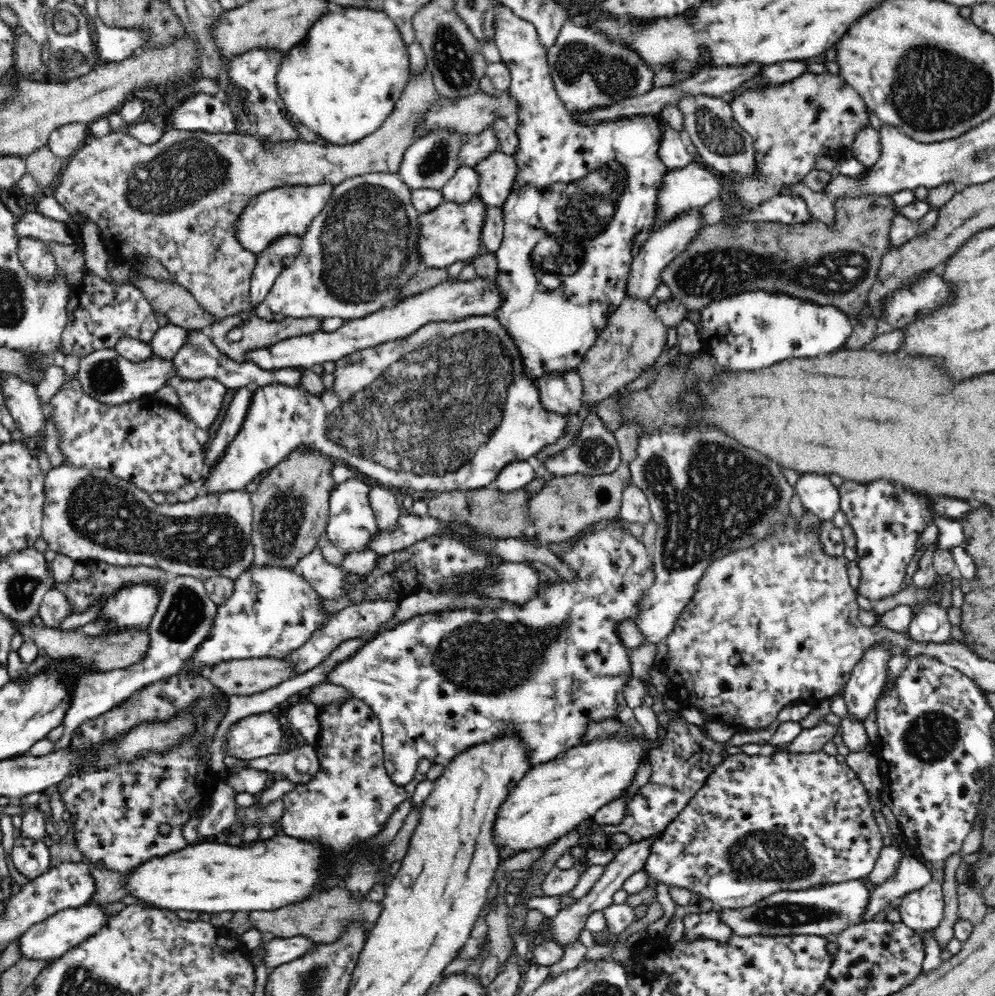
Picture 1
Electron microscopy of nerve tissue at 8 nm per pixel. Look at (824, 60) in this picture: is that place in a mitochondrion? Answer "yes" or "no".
no

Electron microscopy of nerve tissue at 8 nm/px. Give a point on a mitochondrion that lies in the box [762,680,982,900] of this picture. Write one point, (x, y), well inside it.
(931, 736)

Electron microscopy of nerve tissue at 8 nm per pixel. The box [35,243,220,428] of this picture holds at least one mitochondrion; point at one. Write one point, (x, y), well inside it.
(104, 376)

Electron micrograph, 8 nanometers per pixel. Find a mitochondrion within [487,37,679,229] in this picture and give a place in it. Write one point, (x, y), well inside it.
(610, 74)

